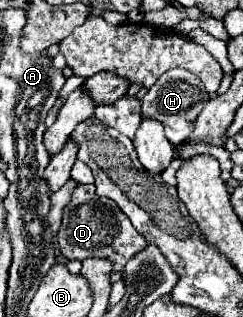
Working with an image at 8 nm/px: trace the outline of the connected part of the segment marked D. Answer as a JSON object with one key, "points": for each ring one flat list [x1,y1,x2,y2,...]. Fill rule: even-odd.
{"points":[[79,185,73,191,71,203,63,211,63,223,57,233,57,243,61,253,67,259,87,259,87,257,105,257,113,261,113,271,123,271,125,263,145,249,147,241,141,233,135,231,127,215,107,197,99,197,95,193,95,185]]}

